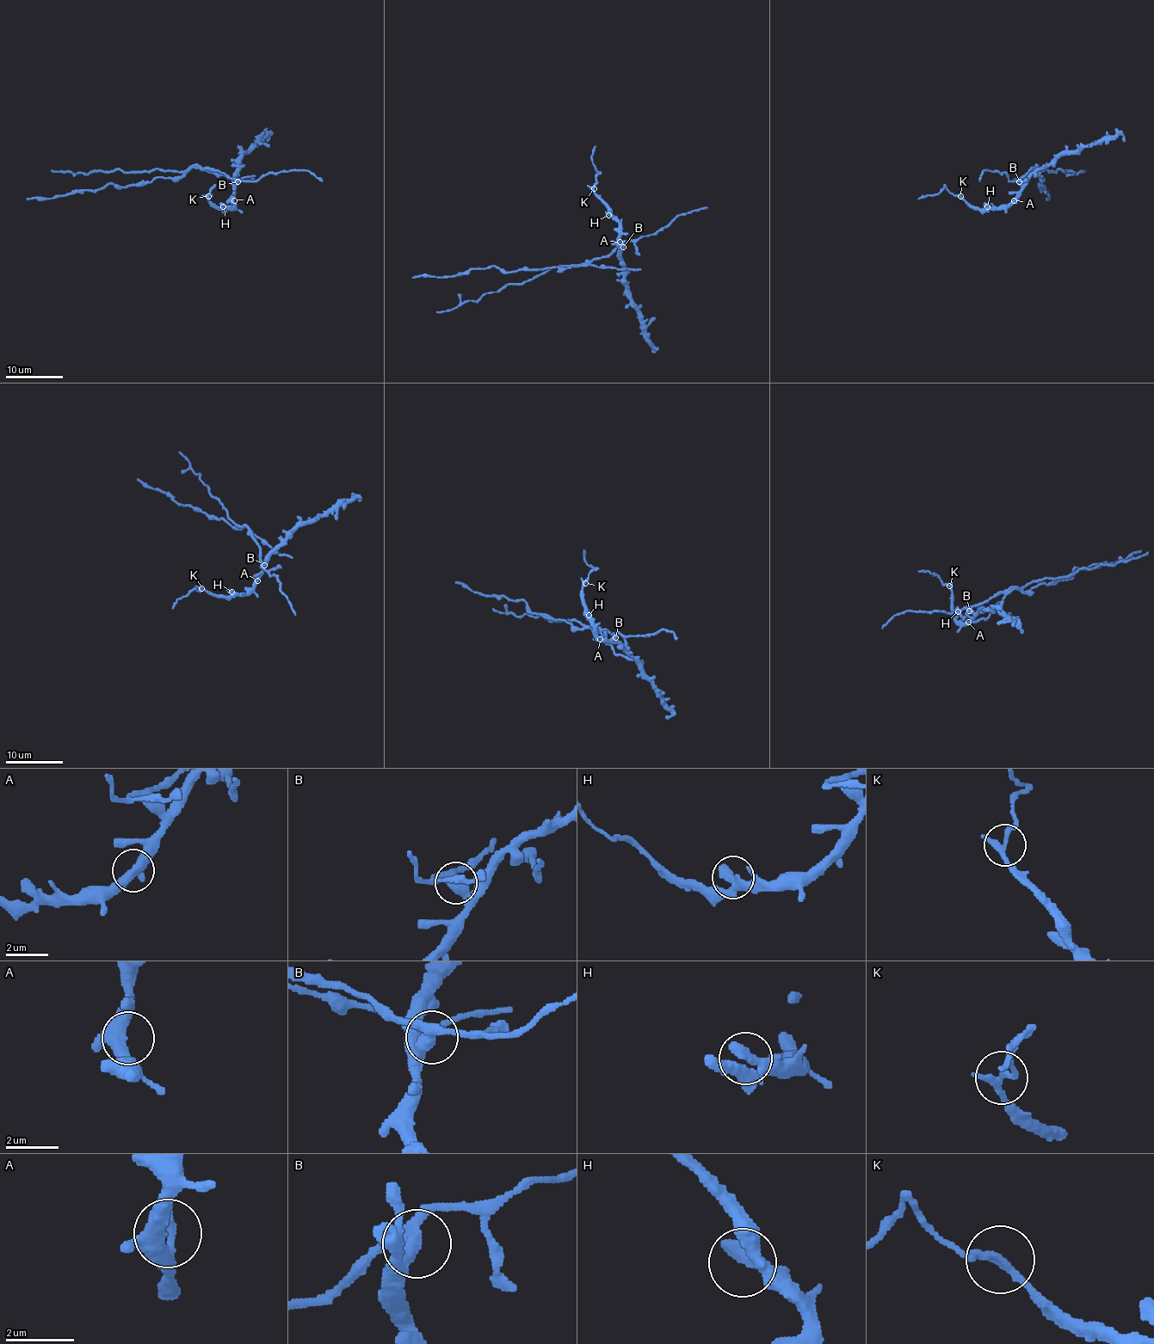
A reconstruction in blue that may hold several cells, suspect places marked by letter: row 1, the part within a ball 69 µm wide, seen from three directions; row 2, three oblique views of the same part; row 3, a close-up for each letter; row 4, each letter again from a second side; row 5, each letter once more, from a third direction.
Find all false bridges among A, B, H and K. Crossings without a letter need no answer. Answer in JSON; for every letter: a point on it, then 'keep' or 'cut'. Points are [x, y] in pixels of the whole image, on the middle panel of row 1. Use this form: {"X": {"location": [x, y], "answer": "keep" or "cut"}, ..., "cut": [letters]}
{"A": {"location": [620, 242], "answer": "keep"}, "B": {"location": [623, 247], "answer": "cut"}, "H": {"location": [608, 215], "answer": "keep"}, "K": {"location": [594, 188], "answer": "cut"}, "cut": ["B", "K"]}

